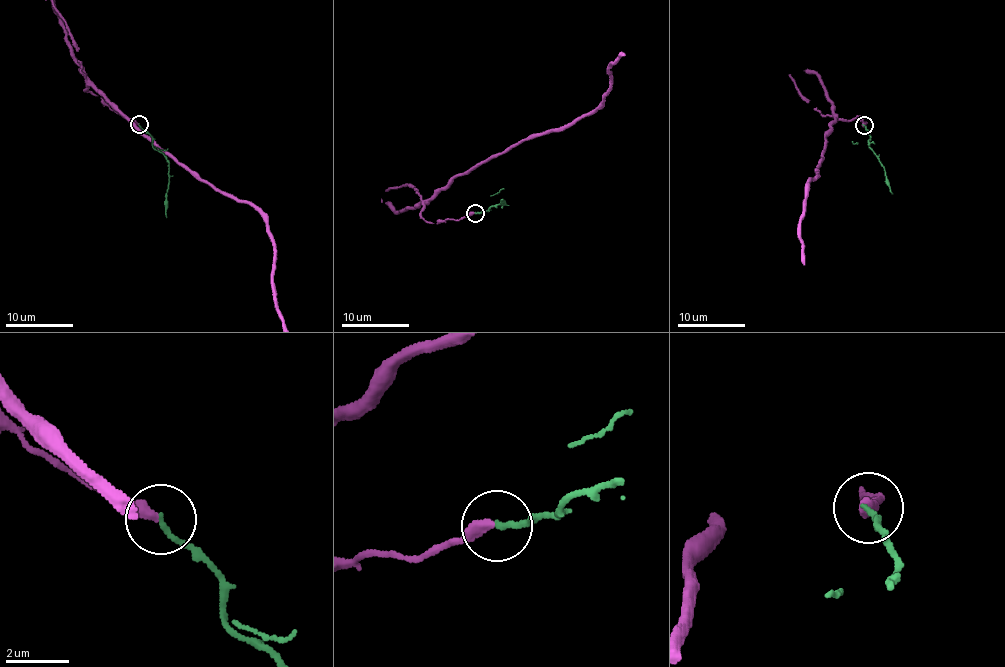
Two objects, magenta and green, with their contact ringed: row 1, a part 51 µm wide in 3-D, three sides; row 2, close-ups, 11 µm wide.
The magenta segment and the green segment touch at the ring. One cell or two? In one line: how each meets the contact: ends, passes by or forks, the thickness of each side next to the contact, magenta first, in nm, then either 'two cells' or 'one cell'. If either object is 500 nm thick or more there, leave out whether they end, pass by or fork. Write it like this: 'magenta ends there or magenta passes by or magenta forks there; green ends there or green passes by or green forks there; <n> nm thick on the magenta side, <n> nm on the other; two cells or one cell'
magenta ends there; green ends there; 400 nm thick on the magenta side, 180 nm on the other; one cell

